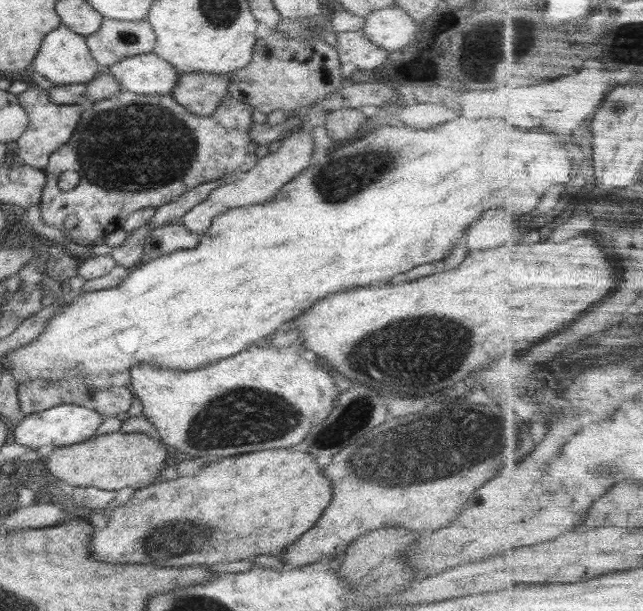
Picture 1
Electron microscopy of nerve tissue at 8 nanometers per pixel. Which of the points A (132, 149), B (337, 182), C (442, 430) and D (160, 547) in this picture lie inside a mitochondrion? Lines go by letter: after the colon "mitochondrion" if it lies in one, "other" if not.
A: mitochondrion
B: mitochondrion
C: mitochondrion
D: mitochondrion

